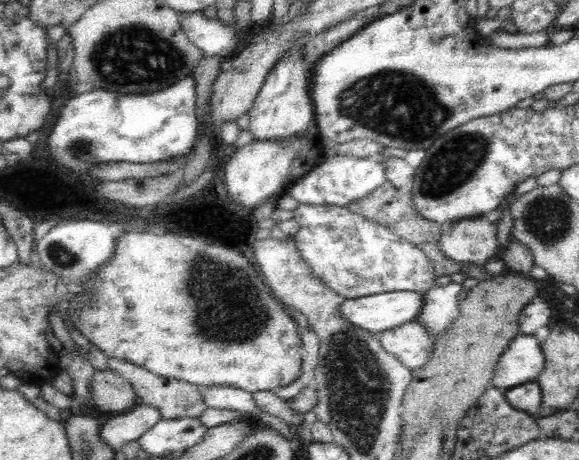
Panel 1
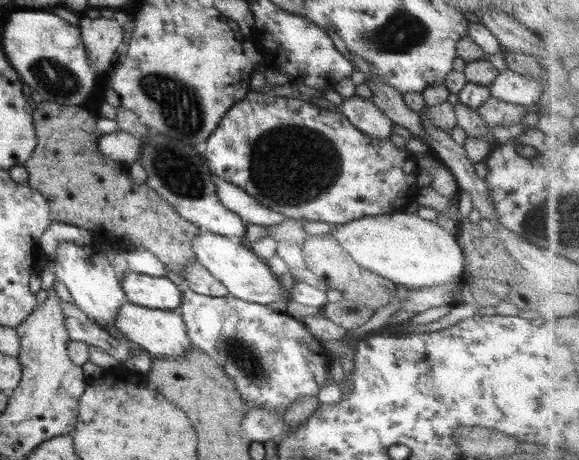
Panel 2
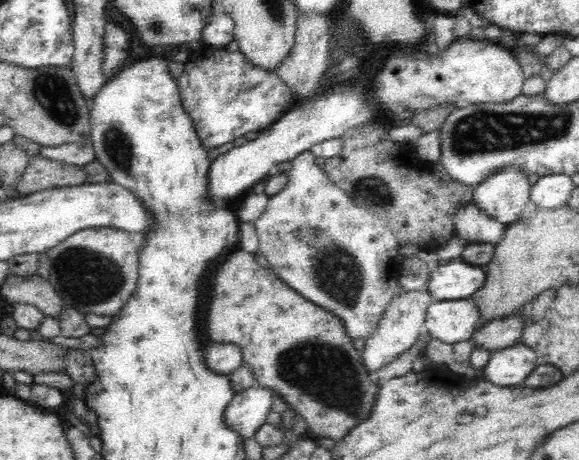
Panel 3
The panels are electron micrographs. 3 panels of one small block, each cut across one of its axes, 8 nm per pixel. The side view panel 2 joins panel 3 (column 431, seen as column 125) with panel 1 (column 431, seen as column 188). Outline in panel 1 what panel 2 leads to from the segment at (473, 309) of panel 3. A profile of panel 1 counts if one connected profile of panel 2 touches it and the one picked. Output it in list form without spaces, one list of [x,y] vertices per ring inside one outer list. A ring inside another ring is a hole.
[[[415,319],[379,332],[377,337],[381,347],[411,372],[427,363],[435,344],[435,339],[430,338],[427,330]]]

